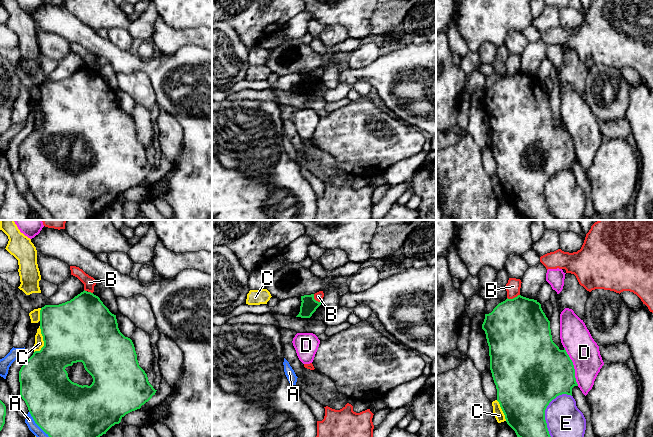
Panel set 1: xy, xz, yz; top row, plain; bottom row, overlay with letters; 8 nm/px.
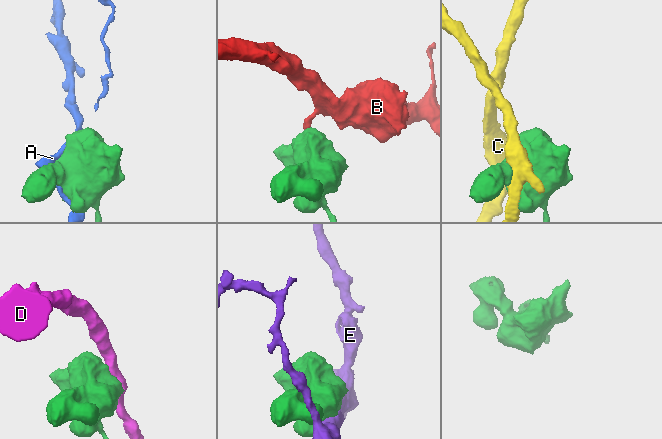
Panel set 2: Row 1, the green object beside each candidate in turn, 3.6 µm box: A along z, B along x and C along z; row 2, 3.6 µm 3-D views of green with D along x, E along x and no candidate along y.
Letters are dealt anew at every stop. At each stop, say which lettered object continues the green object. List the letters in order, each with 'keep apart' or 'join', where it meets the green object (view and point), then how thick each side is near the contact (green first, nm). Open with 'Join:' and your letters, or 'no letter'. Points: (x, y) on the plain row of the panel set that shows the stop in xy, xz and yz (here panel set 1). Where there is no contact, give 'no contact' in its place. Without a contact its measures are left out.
Join: no letter
A: keep apart; contact xy (39, 202); calibres 480 and 90 nm
B: keep apart; contact yz (513, 74); calibres 480 and 120 nm
C: keep apart; contact xy (43, 116); calibres 480 and 80 nm
D: keep apart; contact yz (573, 142); calibres 440 and 240 nm
E: keep apart; contact yz (544, 189); calibres 440 and 300 nm

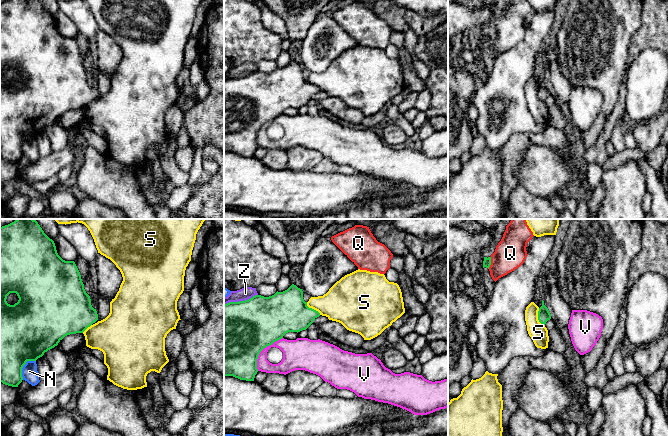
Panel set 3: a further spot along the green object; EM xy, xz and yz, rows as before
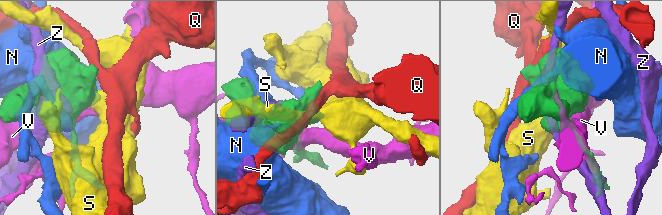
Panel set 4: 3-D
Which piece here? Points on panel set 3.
Join: no letter
N: keep apart; contact xy (23, 141); calibres 500 and 130 nm
Q: keep apart; contact yz (490, 39); calibres 60 and 260 nm
S: keep apart; contact yz (538, 93); calibres 100 and 150 nm
V: keep apart; contact xz (262, 125); calibres 500 and 180 nm
Z: keep apart; contact xz (240, 77); calibres 480 and 100 nm

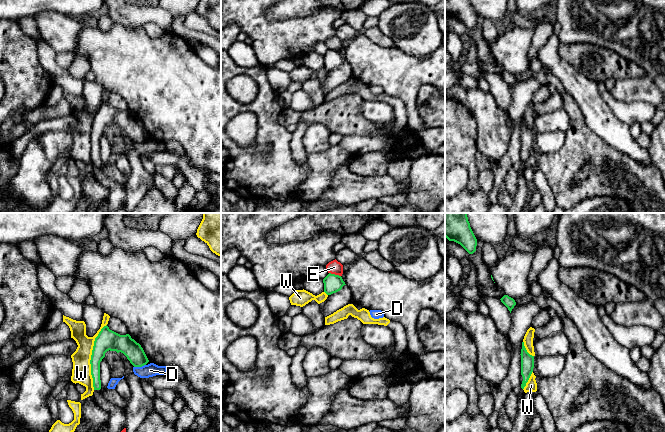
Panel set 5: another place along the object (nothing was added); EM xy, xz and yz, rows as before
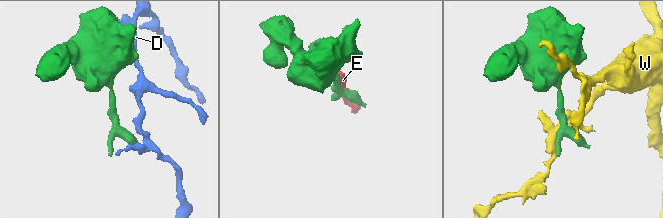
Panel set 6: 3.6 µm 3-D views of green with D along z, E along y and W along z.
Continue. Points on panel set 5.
Join: no letter
D: keep apart; contact xy (139, 142); calibres 150 and 110 nm
E: keep apart; contact xz (335, 51); calibres 150 and 110 nm
W: keep apart; contact xy (91, 133); calibres 160 and 160 nm

